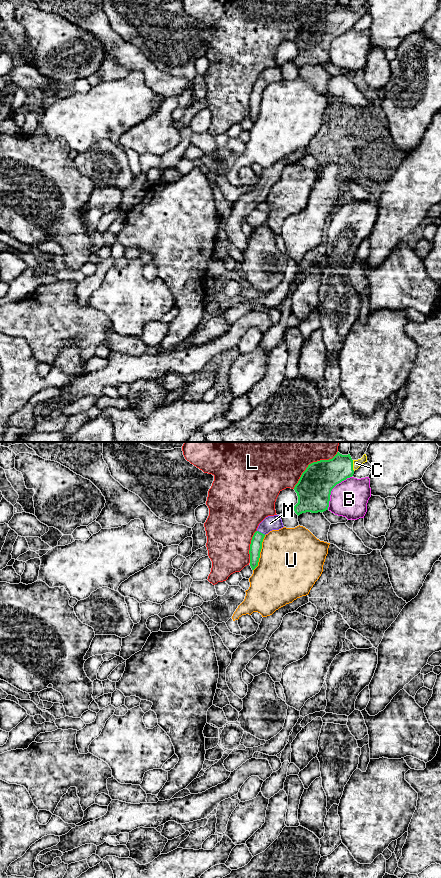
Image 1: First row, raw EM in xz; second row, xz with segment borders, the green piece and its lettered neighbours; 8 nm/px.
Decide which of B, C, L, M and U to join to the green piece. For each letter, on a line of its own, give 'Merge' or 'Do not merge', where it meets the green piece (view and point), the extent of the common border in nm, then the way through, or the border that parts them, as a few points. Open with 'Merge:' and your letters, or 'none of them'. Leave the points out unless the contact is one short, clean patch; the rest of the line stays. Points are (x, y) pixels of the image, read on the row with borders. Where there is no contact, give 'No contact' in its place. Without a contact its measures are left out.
Merge: C, M
B: Do not merge. Touches green at xz (331, 490). Shared border 340 nm
C: Merge. Touches green at xz (352, 465). Shared border 90 nm
L: Do not merge. Touches green at xz (311, 463). Shared border 460 nm
M: Merge. Touches green at xz (260, 532). Shared border 80 nm. Path across: xz (256, 543), (260, 532), (270, 523)
U: Do not merge. Touches green at xz (259, 553). Shared border 300 nm

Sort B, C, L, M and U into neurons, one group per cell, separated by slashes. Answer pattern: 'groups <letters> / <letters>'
groups B / C M / L / U

